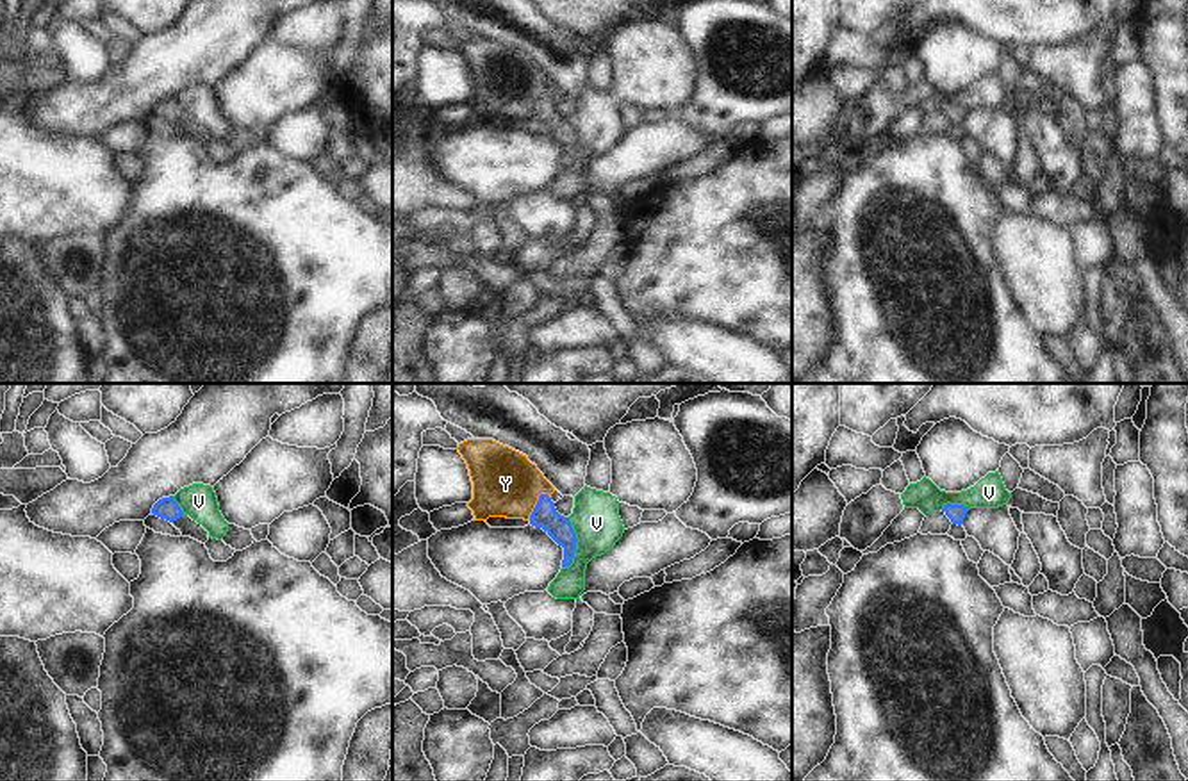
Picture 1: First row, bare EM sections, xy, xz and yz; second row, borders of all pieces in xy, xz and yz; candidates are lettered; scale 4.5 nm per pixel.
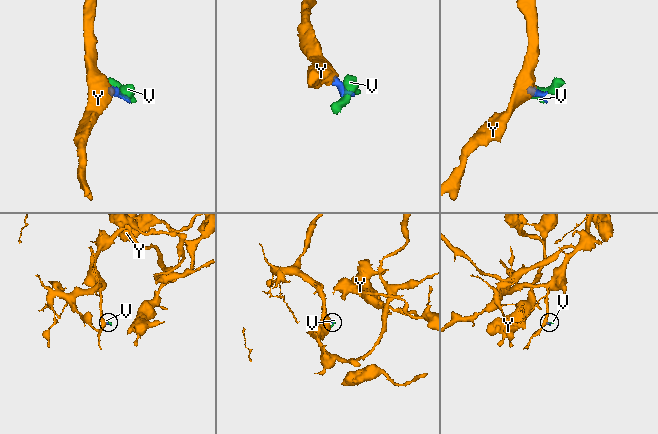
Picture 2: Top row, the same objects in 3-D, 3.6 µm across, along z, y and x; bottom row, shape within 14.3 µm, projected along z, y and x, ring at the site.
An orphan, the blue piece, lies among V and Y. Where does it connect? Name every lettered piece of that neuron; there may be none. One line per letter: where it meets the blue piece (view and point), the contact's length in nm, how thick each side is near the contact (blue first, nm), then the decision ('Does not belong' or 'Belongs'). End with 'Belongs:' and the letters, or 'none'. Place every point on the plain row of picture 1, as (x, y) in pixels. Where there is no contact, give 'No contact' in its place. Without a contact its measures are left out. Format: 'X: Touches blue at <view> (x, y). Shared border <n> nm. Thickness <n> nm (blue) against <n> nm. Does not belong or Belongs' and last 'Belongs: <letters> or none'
V: Touches blue at xz (575, 145). Shared border 240 nm. Thickness 120 nm (blue) against 220 nm. Does not belong
Y: Touches blue at xz (537, 104). Shared border 150 nm. Thickness 120 nm (blue) against 300 nm. Belongs
Belongs: Y

